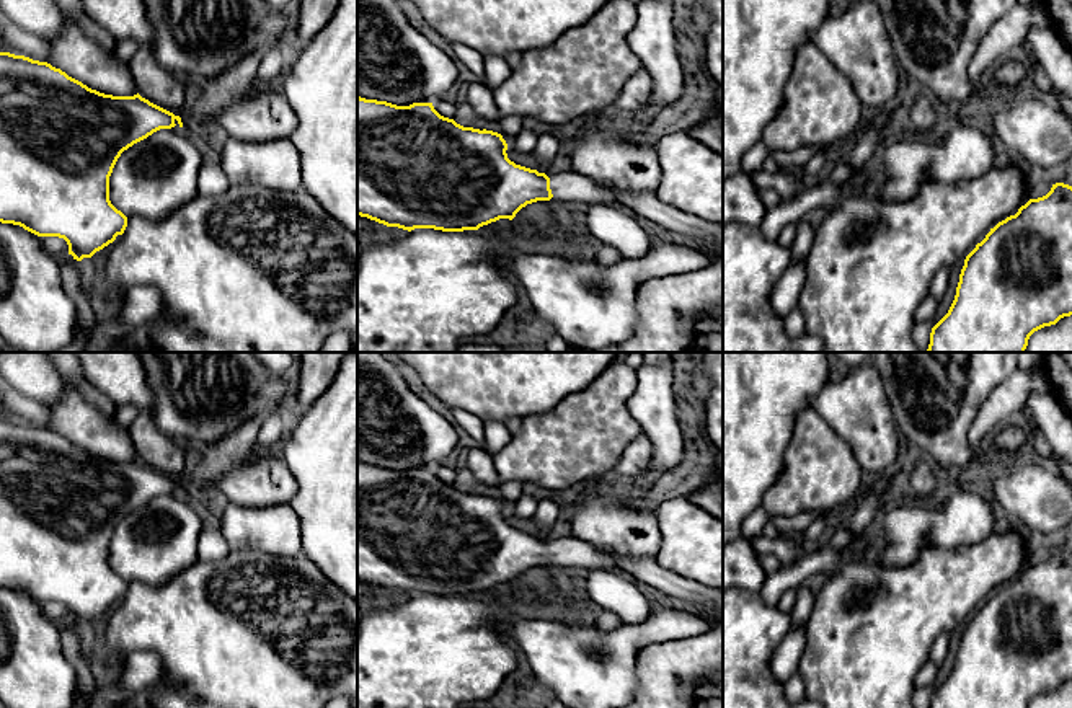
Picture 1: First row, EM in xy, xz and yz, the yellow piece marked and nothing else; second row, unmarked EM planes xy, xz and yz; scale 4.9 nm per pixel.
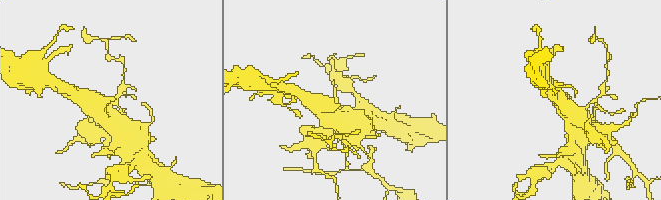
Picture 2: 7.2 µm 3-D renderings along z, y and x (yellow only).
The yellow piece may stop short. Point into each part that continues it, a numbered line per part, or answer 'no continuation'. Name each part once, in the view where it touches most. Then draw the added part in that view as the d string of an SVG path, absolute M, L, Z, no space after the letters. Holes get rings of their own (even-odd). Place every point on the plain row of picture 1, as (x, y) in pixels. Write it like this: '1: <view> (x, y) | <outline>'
1: xz (573, 555) | M561 530L545 538L550 543L553 566L566 573L587 573L592 569L622 569L631 574L646 589L656 589L689 602L700 610L723 610L723 589L707 587L692 579L680 577L662 568L656 558L627 560L600 550L592 543Z

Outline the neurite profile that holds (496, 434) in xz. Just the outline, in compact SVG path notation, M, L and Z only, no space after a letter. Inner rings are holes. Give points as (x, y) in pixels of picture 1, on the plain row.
M485 421L485 452L494 455L511 440L512 434L507 429L506 423L499 421Z

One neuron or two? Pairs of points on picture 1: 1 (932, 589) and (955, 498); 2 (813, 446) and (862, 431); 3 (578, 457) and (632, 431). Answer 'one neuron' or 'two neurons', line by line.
1: two neurons
2: two neurons
3: one neuron

